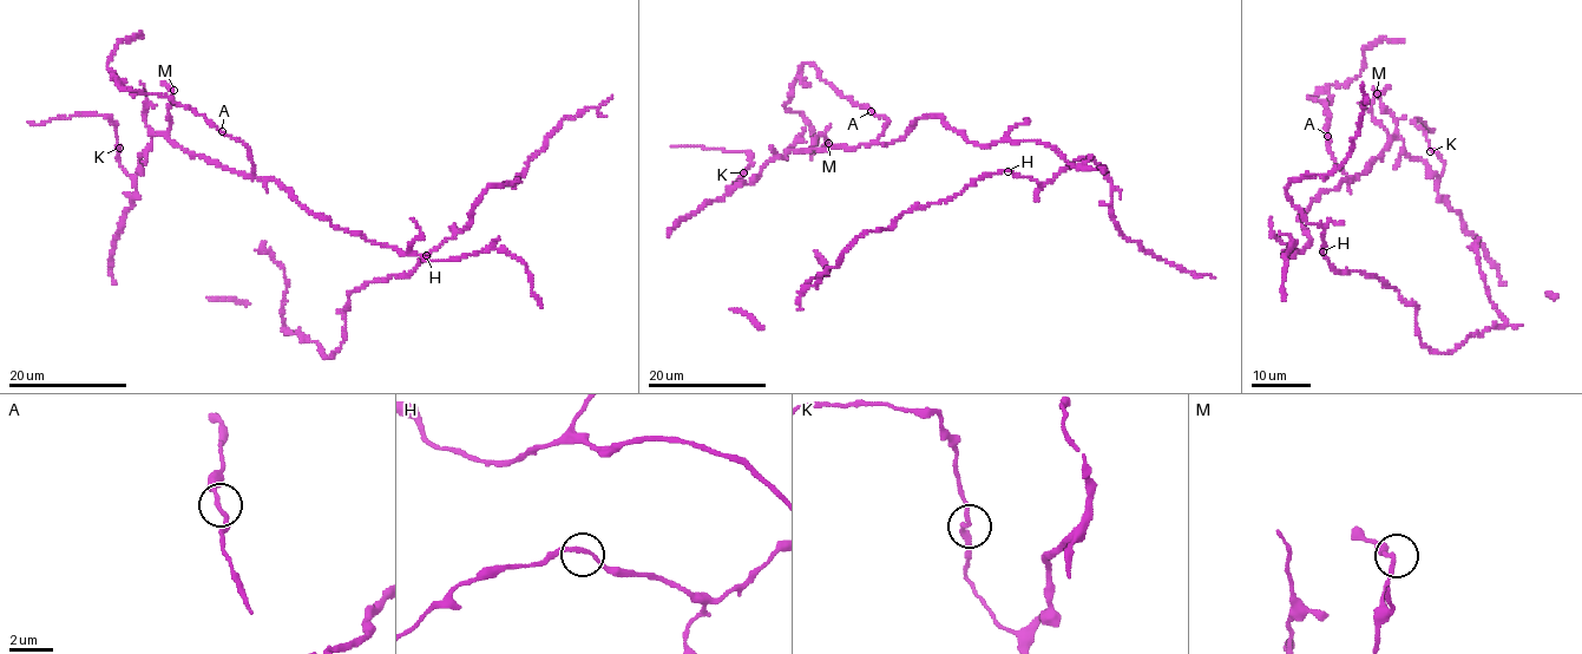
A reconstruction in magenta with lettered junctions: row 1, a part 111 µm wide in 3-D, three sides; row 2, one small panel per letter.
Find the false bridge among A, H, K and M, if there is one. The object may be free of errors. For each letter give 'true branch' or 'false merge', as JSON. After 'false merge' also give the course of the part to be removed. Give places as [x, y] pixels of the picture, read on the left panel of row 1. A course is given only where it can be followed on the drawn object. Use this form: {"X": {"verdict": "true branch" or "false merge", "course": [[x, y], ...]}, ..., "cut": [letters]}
{"A": {"verdict": "true branch"}, "H": {"verdict": "true branch"}, "K": {"verdict": "true branch"}, "M": {"verdict": "true branch"}, "cut": []}

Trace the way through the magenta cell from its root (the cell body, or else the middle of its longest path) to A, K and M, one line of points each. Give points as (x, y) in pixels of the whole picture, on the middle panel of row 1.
A: (963, 135), (950, 129), (942, 117), (924, 116), (899, 139), (879, 144), (877, 138), (888, 123), (871, 111)
K: (963, 135), (942, 117), (924, 116), (891, 143), (790, 150), (748, 184), (734, 185), (742, 172)
M: (963, 135), (950, 129), (942, 117), (924, 116), (891, 143), (803, 150), (819, 135), (828, 143)

